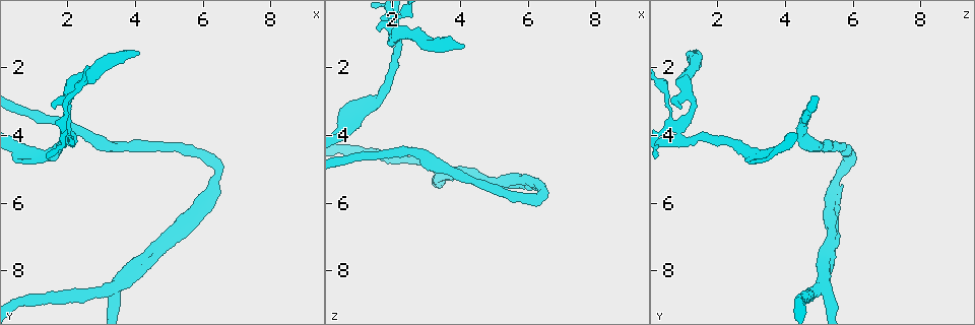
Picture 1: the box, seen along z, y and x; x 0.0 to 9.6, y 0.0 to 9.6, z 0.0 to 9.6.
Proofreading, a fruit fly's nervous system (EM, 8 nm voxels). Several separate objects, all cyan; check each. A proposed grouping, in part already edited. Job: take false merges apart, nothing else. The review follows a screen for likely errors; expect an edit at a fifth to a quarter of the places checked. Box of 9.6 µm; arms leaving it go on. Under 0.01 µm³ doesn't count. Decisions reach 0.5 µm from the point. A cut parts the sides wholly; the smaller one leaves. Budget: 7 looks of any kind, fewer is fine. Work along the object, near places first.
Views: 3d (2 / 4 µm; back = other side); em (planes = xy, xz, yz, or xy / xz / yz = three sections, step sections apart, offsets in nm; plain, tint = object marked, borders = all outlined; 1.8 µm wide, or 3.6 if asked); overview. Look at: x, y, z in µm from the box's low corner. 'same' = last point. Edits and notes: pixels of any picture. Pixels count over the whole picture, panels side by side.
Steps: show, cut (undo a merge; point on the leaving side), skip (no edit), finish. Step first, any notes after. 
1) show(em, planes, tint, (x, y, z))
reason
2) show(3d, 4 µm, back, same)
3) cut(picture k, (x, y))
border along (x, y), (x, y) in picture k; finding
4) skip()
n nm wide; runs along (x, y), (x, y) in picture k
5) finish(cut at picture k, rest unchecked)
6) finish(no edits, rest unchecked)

show(em, xy, step 16, plain, (1.15, 4.60, 3.30))
sharp bend

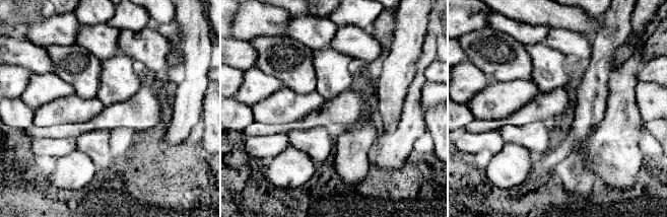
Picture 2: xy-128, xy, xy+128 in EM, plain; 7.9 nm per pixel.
show(em, xy, step 16, tint, same)

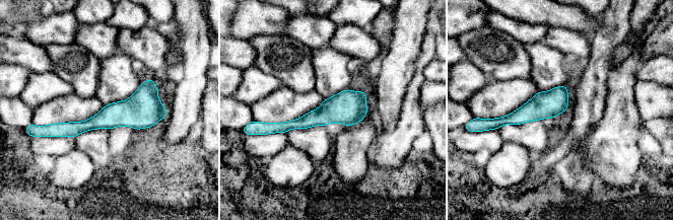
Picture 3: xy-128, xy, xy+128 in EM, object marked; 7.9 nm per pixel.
skip()
runs along (163, 112), (50, 129) in picture 3; continuous, no second cell

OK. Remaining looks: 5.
show(3d, 4 µm, (2.05, 2.80, 1.15))
calibre changes

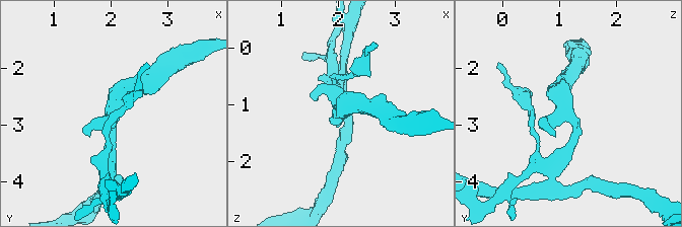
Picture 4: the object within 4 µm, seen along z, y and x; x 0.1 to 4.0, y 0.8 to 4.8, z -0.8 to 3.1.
show(em, yz, step 16, tint, (2.00, 2.80, 1.15))
need the tissue

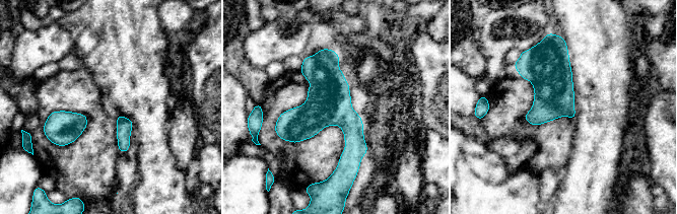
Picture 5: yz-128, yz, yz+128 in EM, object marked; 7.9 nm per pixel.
skip()
one cell here

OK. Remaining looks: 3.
show(3d, 4 µm, back, (3.50, 8.45, 5.10))
thick turns thin

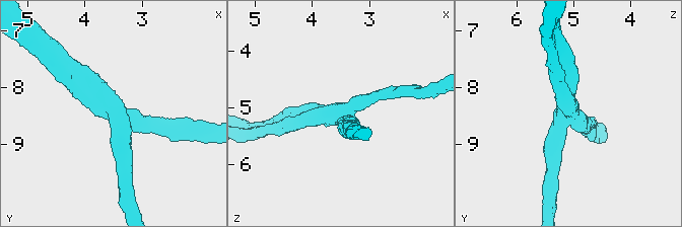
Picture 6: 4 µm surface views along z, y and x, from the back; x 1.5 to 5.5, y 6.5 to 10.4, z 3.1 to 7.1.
show(em, planes, plain, (3.50, 8.40, 5.10))
3 arms; arms of 200, 340, 360 nm

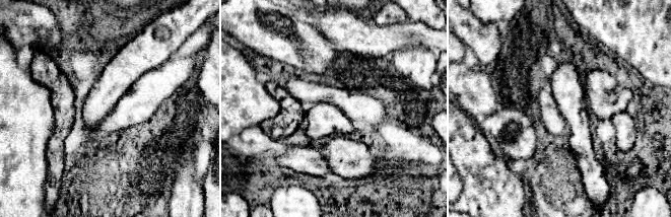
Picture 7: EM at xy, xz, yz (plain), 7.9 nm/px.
show(em, planes, tint, same)

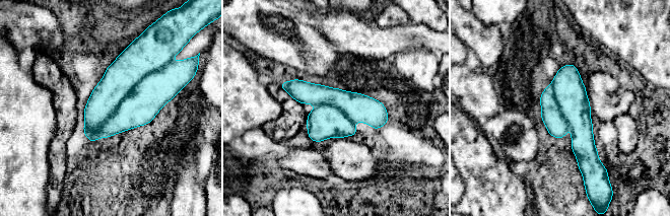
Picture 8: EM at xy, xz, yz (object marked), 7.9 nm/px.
cut(picture 8, (139, 108))
360 nm wide; two cells meet here

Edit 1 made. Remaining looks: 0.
finish(cut at picture 8, rest unchecked)

